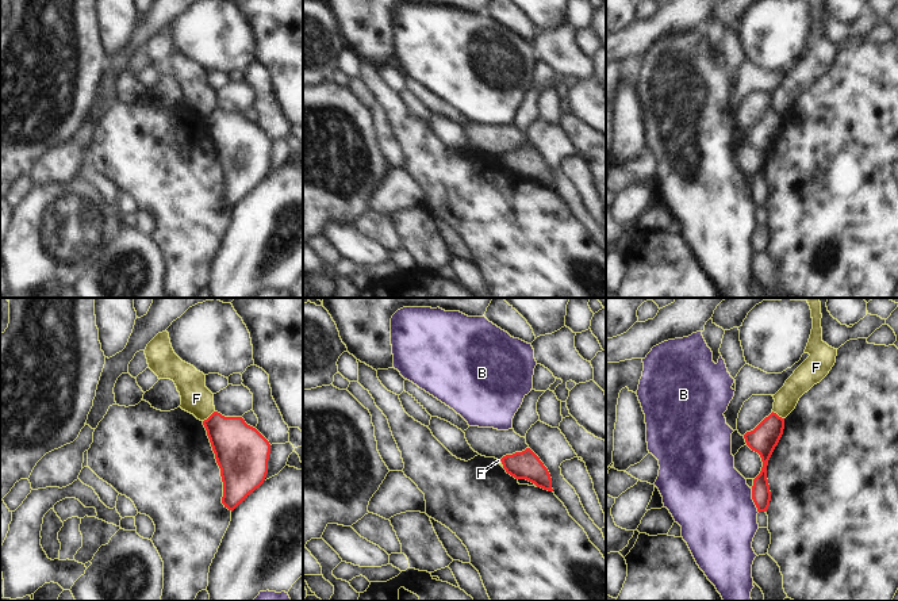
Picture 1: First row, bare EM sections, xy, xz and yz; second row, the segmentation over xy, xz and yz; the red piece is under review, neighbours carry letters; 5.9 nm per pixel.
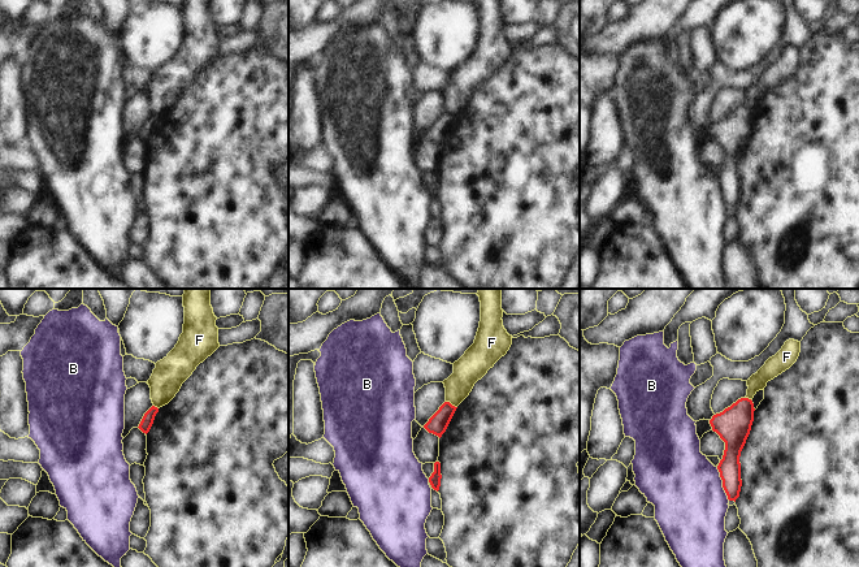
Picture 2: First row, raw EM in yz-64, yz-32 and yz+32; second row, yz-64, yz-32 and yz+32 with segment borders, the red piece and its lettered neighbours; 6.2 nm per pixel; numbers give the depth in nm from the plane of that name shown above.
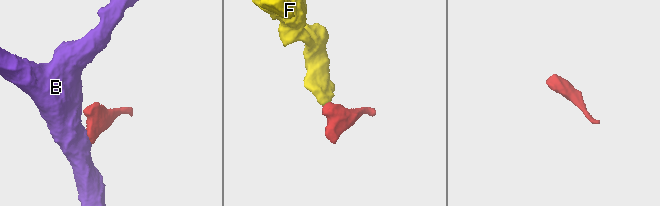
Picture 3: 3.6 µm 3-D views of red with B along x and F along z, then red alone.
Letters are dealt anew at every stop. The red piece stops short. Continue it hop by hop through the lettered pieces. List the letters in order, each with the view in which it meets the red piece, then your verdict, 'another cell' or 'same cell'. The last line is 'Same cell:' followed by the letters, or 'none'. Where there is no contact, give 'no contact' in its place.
B: meets red in yz; another cell
F: meets red in xy; another cell
Same cell: none

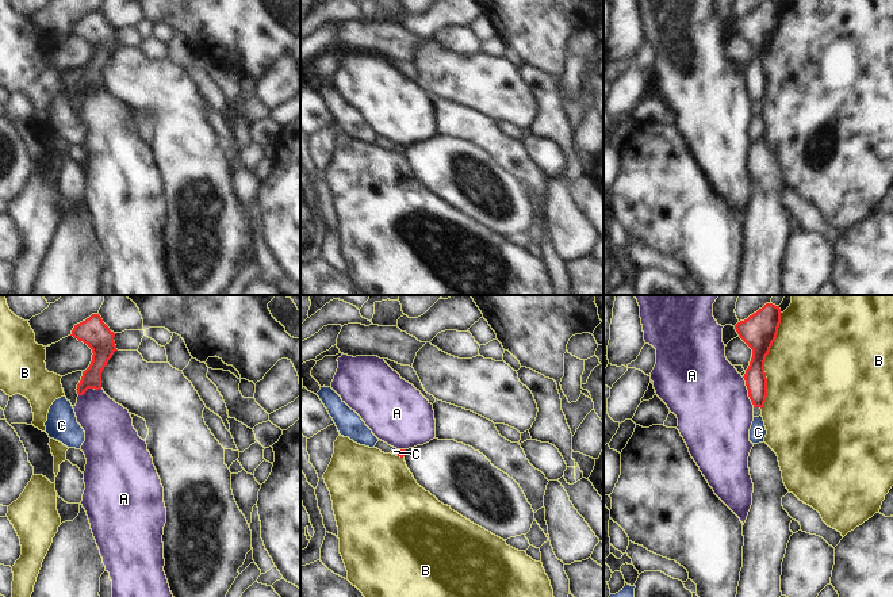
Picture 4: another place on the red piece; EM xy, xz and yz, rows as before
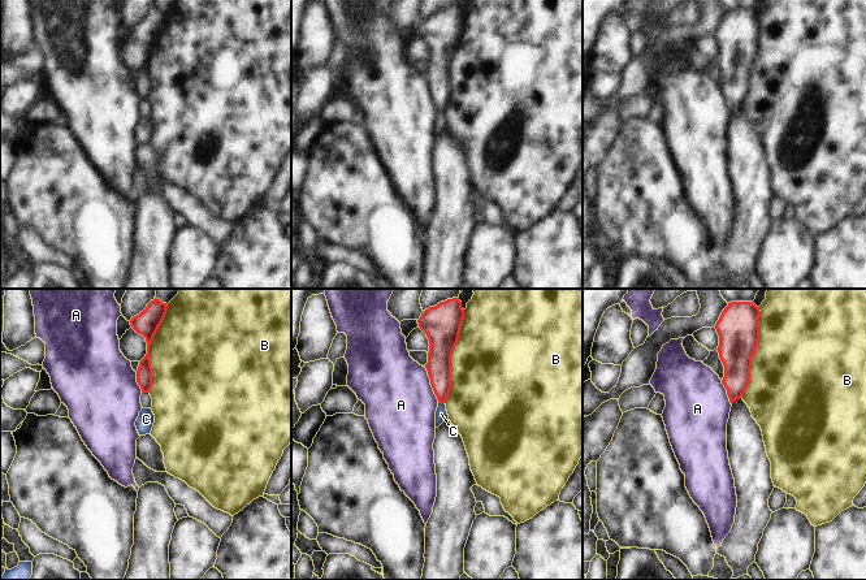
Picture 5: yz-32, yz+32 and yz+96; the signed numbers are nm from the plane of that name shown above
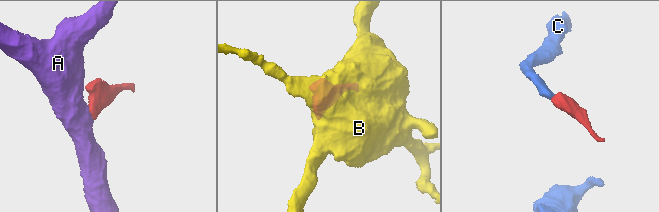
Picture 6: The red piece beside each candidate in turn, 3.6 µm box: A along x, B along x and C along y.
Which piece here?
A: meets red in yz; another cell
B: meets red in yz; another cell
C: meets red in xz; same cell
Same cell: C

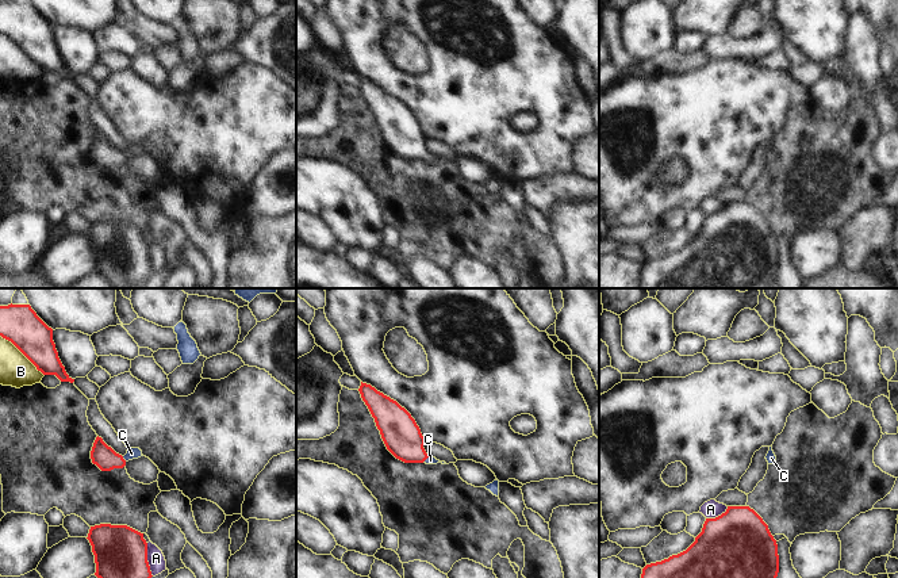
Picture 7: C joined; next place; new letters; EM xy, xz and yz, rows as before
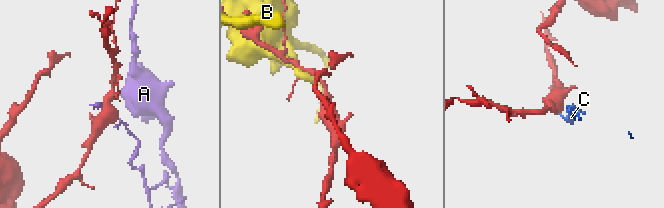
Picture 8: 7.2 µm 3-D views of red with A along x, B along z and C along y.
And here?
A: meets red in xy; another cell
B: meets red in xy; another cell
C: meets red in xy; same cell
Same cell: C

